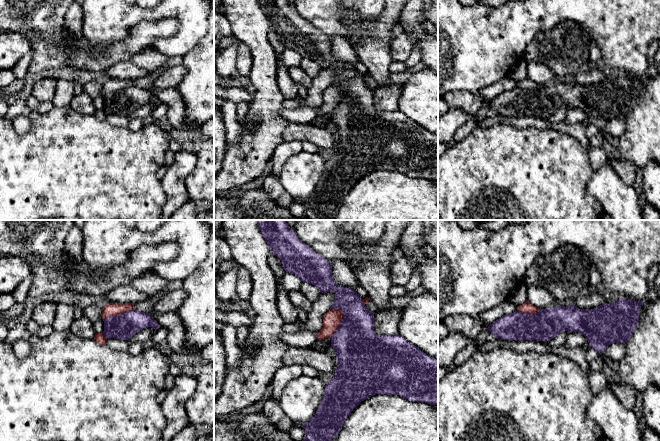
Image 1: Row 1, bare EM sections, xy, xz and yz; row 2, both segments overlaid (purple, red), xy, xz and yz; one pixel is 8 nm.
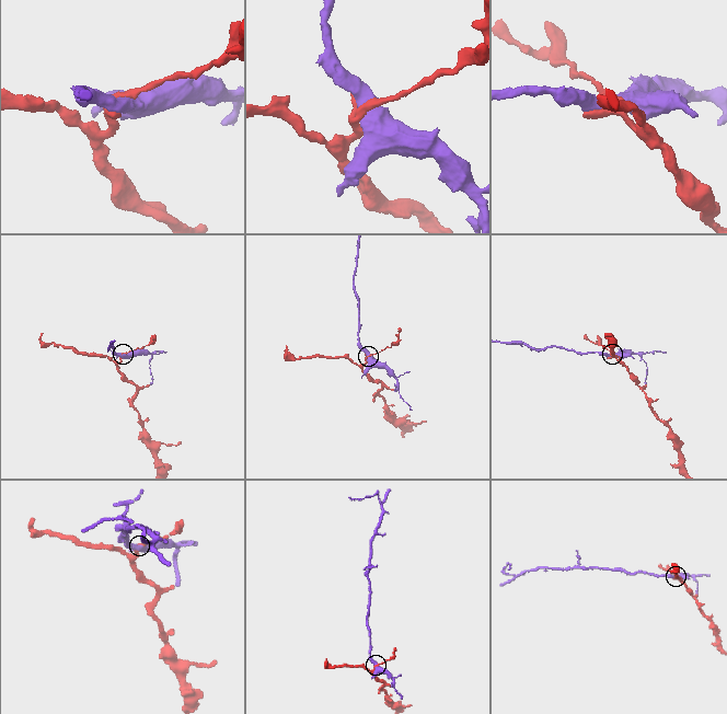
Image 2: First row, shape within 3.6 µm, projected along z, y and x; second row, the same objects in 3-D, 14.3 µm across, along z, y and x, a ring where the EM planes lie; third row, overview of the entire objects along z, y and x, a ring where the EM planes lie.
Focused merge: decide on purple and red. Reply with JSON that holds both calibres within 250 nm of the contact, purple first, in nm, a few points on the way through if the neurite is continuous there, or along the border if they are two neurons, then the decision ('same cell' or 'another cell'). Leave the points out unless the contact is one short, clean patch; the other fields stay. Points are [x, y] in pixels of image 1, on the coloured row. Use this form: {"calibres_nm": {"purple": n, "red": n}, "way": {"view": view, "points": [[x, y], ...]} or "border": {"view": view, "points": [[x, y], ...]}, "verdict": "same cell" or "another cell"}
{"calibres_nm": {"purple": 380, "red": 140}, "verdict": "another cell"}

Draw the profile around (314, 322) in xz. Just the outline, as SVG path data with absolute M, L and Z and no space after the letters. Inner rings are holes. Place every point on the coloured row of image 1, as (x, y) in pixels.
M334 292L321 293L318 299L312 303L311 311L307 313L304 328L311 332L319 332L323 328L323 317L331 309L334 300Z

